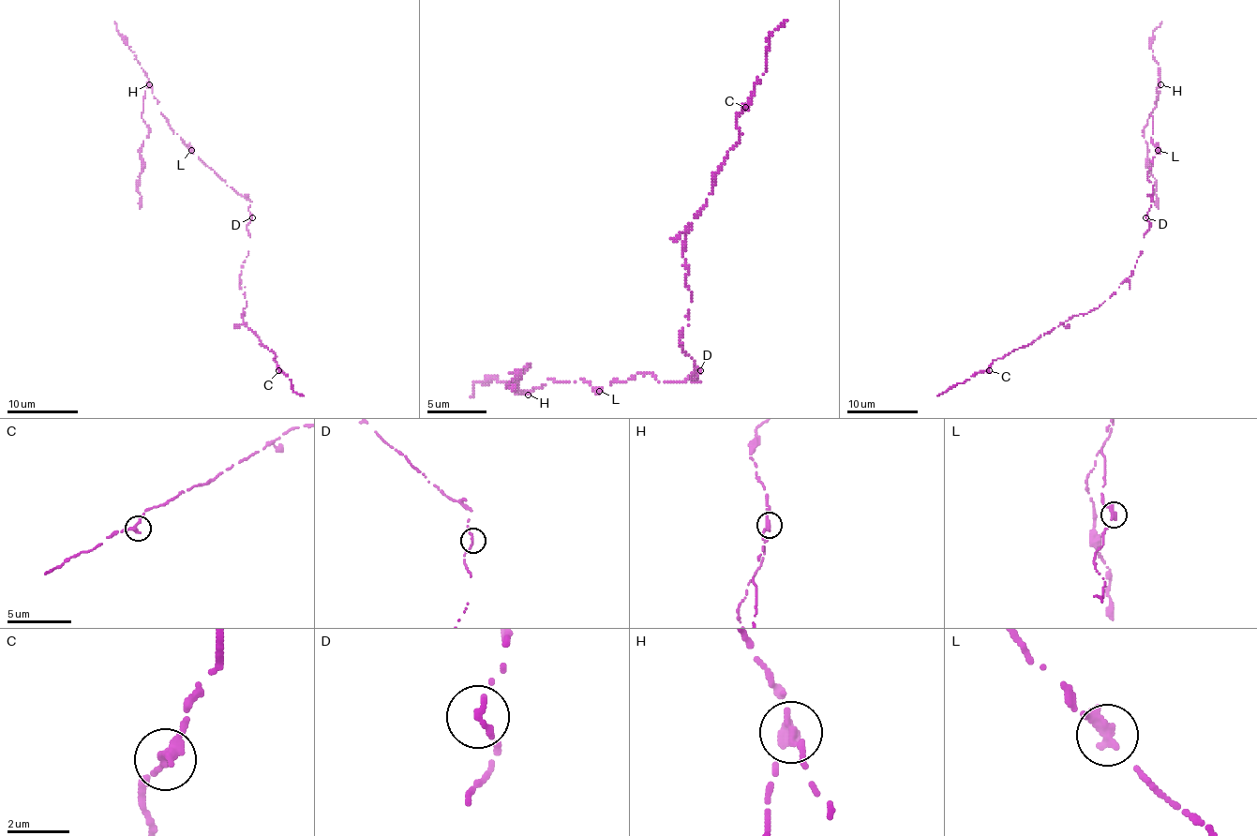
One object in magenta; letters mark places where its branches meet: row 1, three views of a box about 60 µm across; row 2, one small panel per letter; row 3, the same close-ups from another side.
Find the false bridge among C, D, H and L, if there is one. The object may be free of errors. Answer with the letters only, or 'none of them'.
H

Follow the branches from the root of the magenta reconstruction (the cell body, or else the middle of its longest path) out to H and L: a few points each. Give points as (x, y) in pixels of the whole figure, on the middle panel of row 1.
H: (700, 370), (685, 381), (637, 373), (602, 388), (581, 379), (548, 379), (527, 394)
L: (700, 370), (697, 379), (685, 381), (659, 381), (650, 373), (637, 373), (599, 391)

